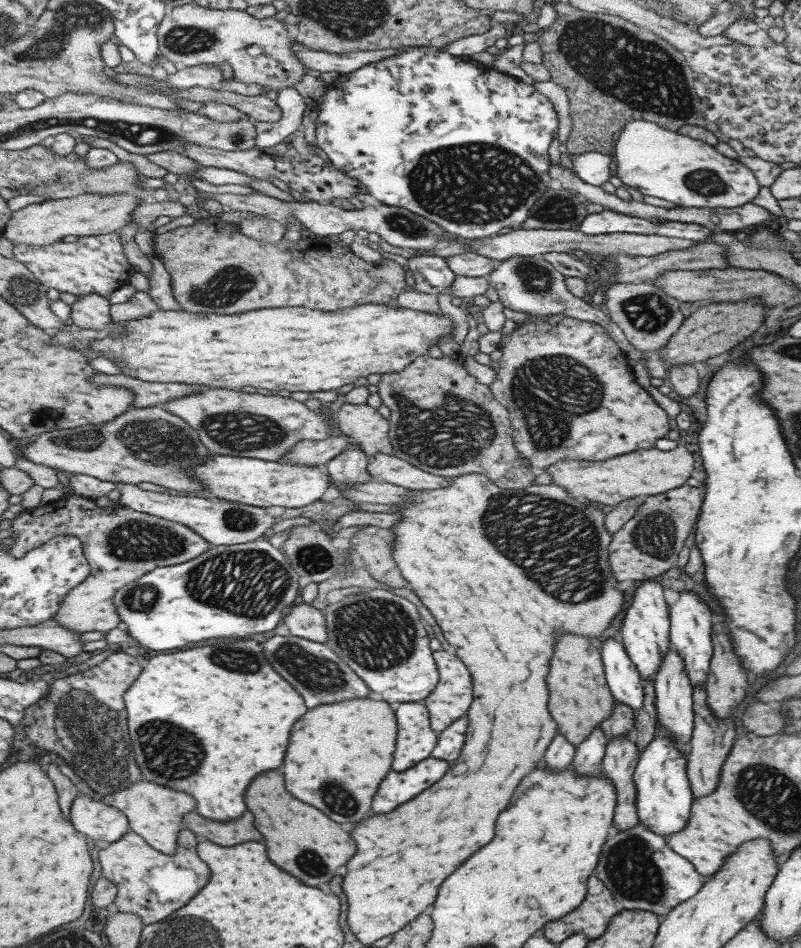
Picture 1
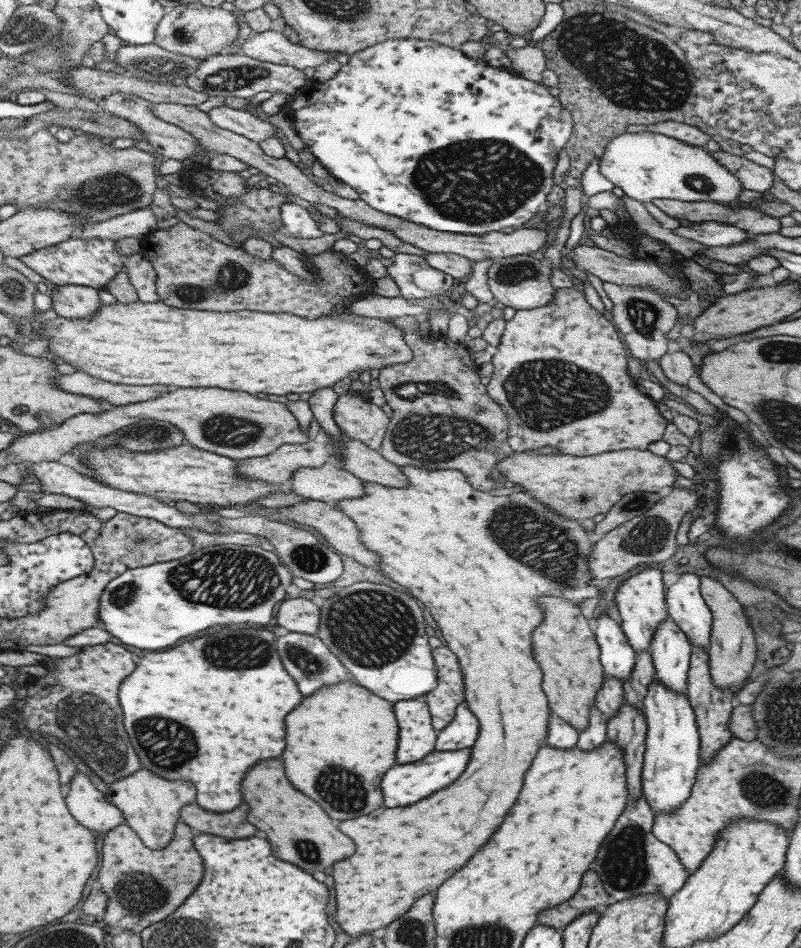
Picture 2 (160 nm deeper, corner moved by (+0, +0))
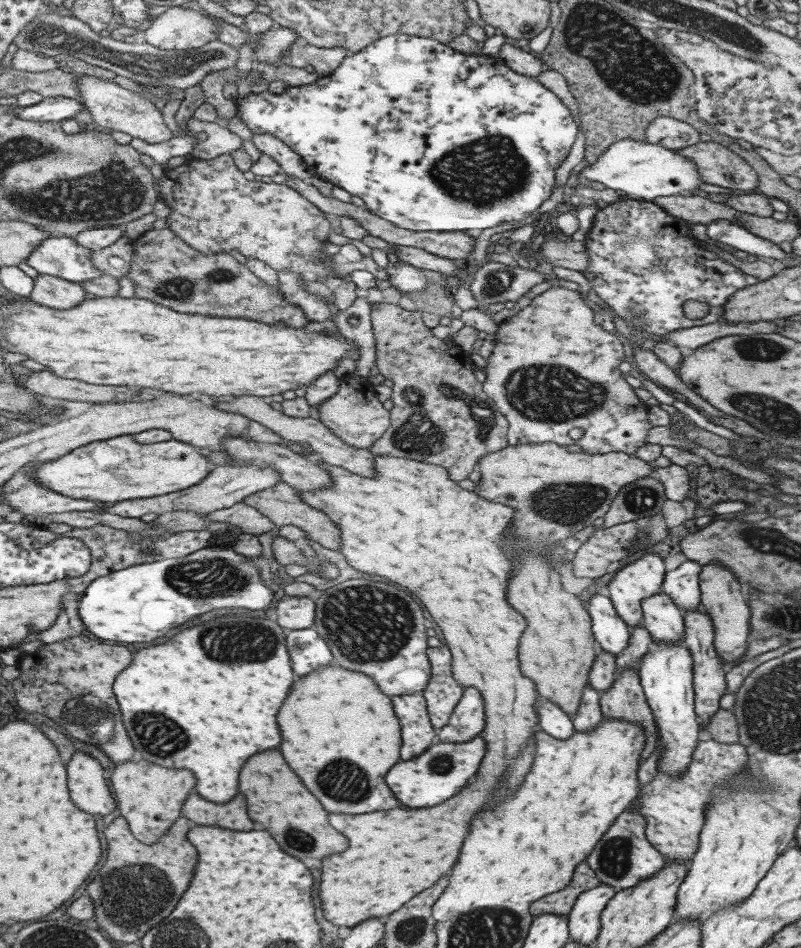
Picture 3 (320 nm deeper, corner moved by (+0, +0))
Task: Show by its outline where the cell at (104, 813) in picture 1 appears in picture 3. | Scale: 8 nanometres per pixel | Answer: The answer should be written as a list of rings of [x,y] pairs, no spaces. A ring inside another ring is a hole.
[[[75,751],[69,761],[69,788],[79,808],[87,812],[107,816],[117,807],[116,800],[107,784],[101,762],[87,752]]]

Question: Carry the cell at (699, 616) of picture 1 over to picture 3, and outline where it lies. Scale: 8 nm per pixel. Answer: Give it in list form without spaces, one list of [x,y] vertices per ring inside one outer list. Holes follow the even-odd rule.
[[[687,560],[664,573],[660,590],[671,598],[671,602],[681,612],[701,610],[698,589],[698,574],[701,567],[698,562]]]

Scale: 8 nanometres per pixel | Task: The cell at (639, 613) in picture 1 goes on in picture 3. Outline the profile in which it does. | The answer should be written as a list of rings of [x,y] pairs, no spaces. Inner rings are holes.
[[[646,553],[625,564],[613,577],[609,578],[607,592],[615,613],[629,628],[641,625],[641,600],[661,592],[660,586],[664,577],[663,561],[657,553]]]

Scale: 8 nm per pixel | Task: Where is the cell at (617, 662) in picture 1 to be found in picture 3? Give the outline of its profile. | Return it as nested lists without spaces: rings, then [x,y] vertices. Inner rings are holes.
[[[593,593],[585,608],[596,647],[613,656],[621,652],[629,638],[629,626],[617,616],[609,598]]]

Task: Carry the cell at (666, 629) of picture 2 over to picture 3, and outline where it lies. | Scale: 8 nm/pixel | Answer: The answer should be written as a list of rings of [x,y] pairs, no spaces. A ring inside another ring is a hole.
[[[665,593],[654,595],[641,600],[641,625],[649,632],[653,641],[678,645],[684,632],[684,614]]]

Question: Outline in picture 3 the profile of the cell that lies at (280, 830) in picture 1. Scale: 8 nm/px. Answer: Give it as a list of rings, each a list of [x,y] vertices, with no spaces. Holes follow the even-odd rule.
[[[277,750],[257,752],[243,764],[239,770],[239,792],[245,796],[249,818],[259,822],[273,836],[273,840],[277,840],[285,854],[297,856],[299,860],[319,860],[323,856],[345,850],[345,838],[329,826],[327,812],[303,788],[299,778],[287,768]]]

